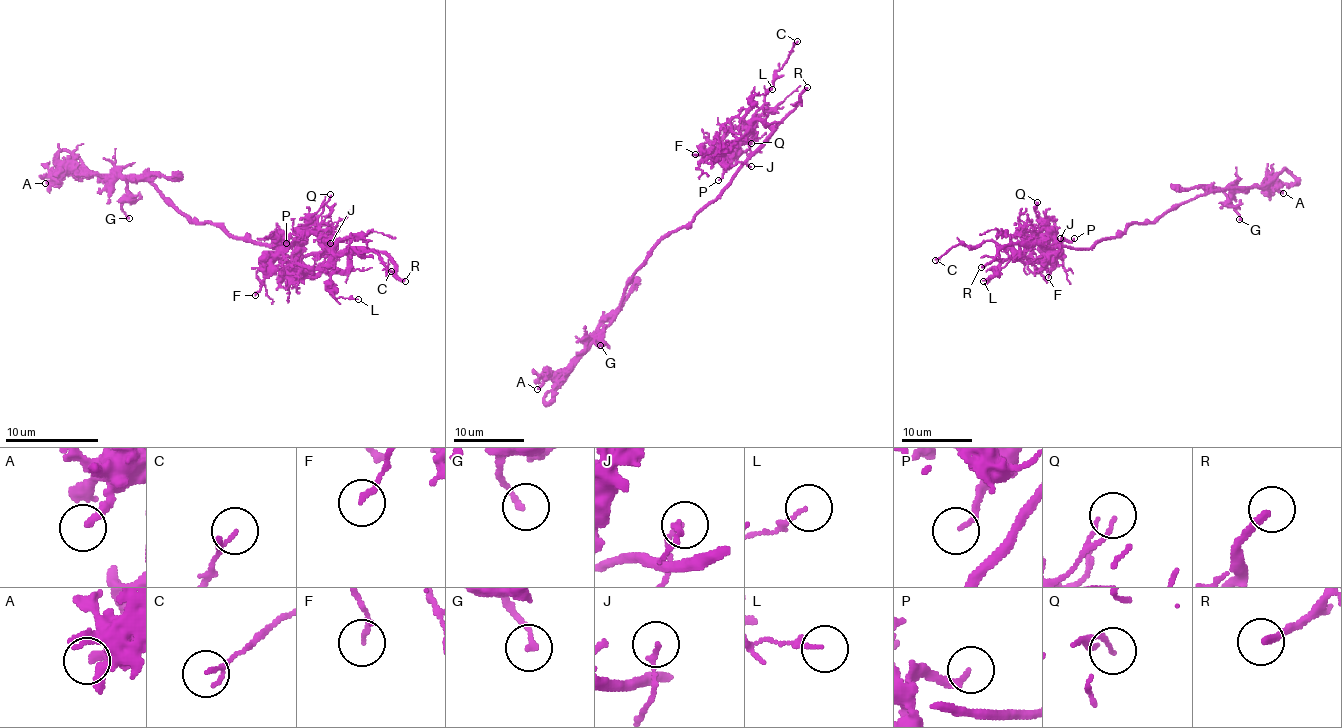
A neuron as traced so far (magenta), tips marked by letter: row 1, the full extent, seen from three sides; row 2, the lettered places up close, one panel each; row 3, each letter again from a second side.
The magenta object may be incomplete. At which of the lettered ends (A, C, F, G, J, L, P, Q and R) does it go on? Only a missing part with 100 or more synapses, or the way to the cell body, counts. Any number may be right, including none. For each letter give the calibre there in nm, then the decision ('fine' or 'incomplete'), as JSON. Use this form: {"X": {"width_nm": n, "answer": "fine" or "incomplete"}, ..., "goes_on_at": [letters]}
{"A": {"width_nm": 240, "answer": "fine"}, "C": {"width_nm": 90, "answer": "fine"}, "F": {"width_nm": 150, "answer": "fine"}, "G": {"width_nm": 180, "answer": "fine"}, "J": {"width_nm": 140, "answer": "fine"}, "L": {"width_nm": 120, "answer": "fine"}, "P": {"width_nm": 180, "answer": "fine"}, "Q": {"width_nm": 110, "answer": "fine"}, "R": {"width_nm": 240, "answer": "incomplete"}, "goes_on_at": ["R"]}

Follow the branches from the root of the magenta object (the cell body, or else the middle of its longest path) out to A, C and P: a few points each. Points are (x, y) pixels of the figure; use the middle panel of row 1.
A: (695, 217), (670, 231), (655, 247), (626, 287), (616, 317), (565, 368), (553, 373), (537, 389)
C: (695, 217), (771, 133), (755, 111), (797, 41)
P: (695, 217), (716, 198), (741, 164), (771, 133), (762, 120), (755, 120), (725, 154), (727, 164), (718, 180)

